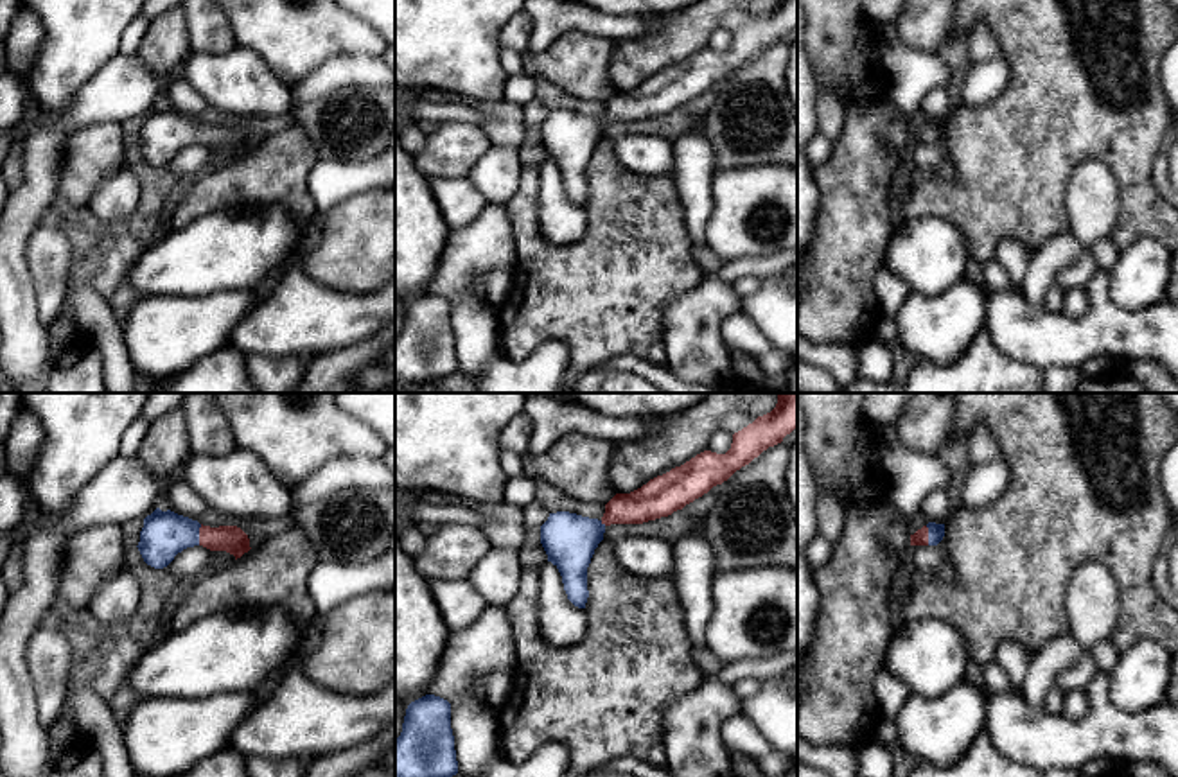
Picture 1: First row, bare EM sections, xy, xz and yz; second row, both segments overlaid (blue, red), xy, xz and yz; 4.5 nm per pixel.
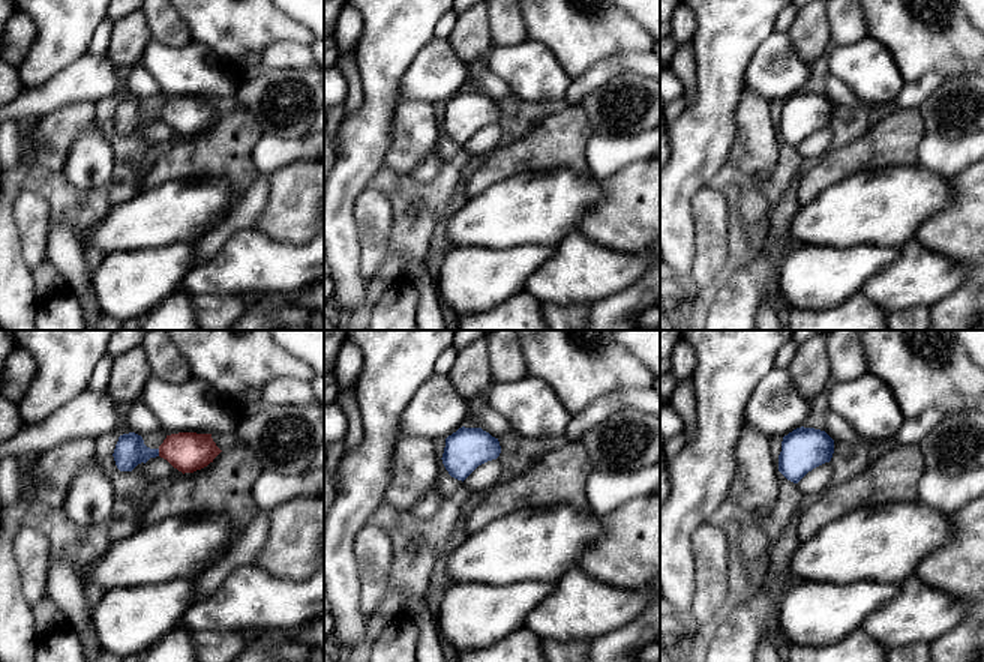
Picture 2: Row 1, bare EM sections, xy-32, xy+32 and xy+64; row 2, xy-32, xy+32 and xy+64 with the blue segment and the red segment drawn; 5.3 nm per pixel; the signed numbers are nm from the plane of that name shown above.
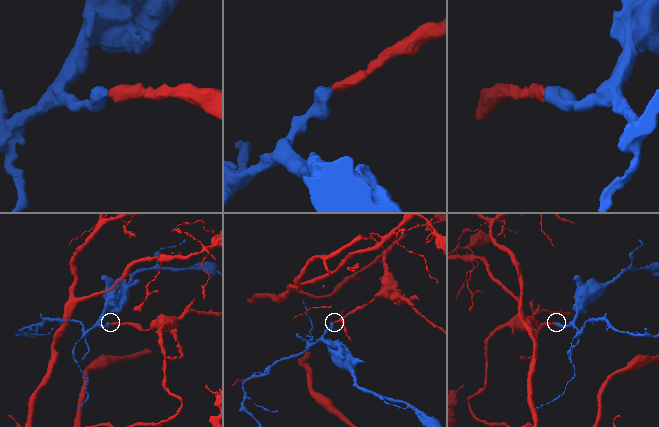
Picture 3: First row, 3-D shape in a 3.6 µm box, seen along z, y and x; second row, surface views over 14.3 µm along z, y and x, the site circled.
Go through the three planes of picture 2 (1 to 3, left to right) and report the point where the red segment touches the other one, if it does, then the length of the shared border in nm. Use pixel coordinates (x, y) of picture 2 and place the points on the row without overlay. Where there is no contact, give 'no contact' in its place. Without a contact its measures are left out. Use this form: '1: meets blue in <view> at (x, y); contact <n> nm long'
1: meets blue in xy-32 at (158, 116); contact 40 nm long
2: no contact
3: no contact

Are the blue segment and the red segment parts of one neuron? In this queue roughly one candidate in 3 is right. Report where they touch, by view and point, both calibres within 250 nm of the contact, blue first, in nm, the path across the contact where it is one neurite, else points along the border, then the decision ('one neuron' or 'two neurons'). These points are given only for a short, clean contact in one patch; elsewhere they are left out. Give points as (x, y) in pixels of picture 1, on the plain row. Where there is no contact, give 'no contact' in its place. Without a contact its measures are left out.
meets blue in xy at (198, 133); 200 nm thick on the blue side, 120 nm on the other; runs through xy (166, 131), (198, 133), (230, 137); one neuron

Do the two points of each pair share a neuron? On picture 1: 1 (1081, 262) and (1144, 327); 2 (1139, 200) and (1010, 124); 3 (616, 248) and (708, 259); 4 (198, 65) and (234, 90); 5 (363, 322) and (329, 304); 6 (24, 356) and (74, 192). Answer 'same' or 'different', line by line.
1: different
2: same
3: different
4: same
5: same
6: different

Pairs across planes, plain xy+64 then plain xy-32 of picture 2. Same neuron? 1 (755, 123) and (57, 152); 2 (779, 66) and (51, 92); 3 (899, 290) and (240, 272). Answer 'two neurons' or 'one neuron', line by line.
1: one neuron
2: one neuron
3: one neuron

